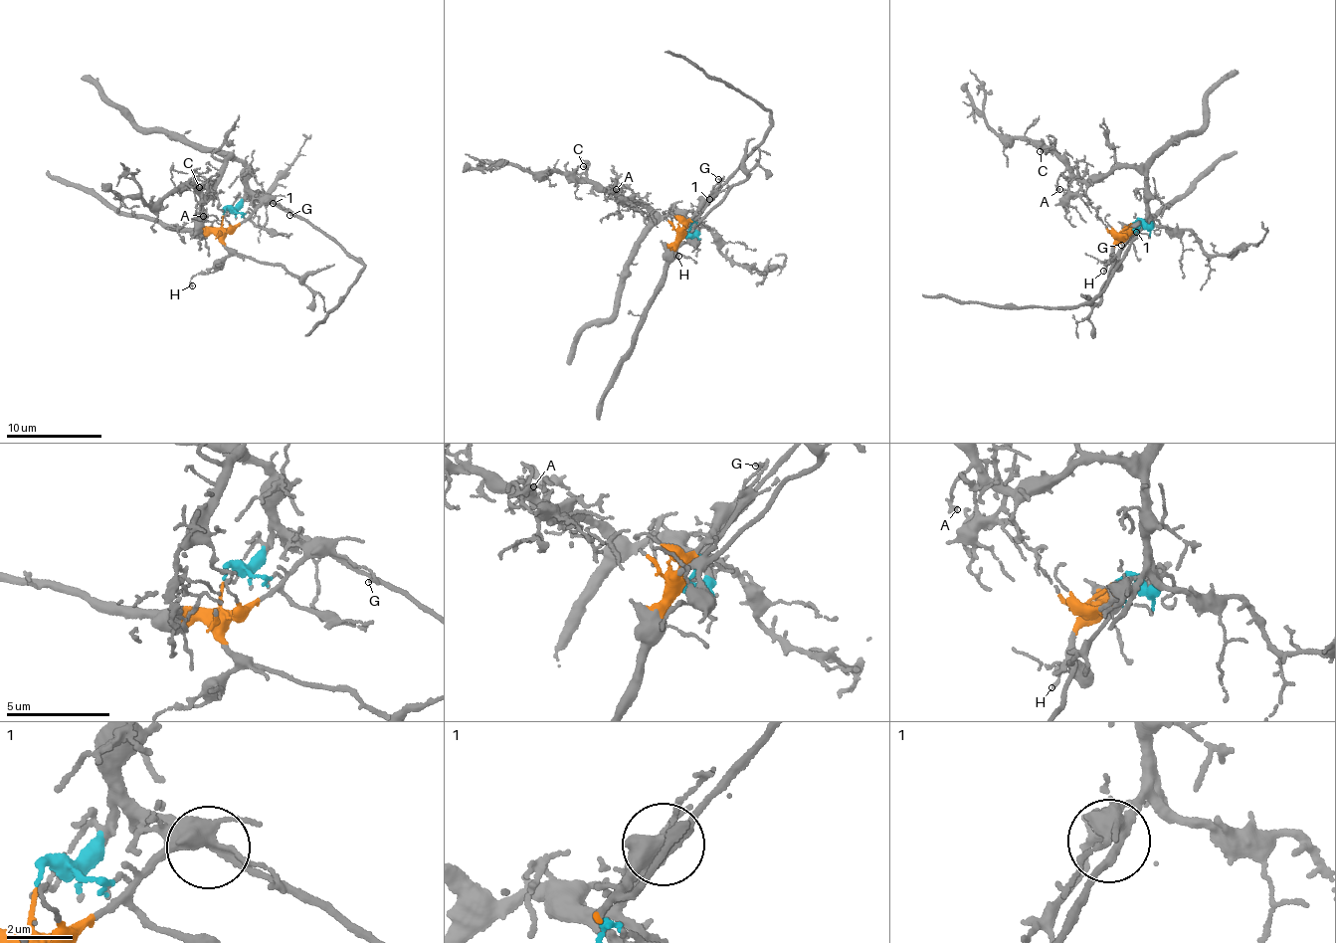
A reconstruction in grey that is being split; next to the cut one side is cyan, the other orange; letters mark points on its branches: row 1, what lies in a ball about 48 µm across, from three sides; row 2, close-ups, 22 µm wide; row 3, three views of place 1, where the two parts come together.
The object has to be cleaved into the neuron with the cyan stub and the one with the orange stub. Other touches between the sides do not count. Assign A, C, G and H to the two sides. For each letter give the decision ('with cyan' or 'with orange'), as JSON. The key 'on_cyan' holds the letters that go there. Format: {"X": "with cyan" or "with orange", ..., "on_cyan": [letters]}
{"A": "with cyan", "C": "with cyan", "G": "with orange", "H": "with orange", "on_cyan": ["A", "C"]}

